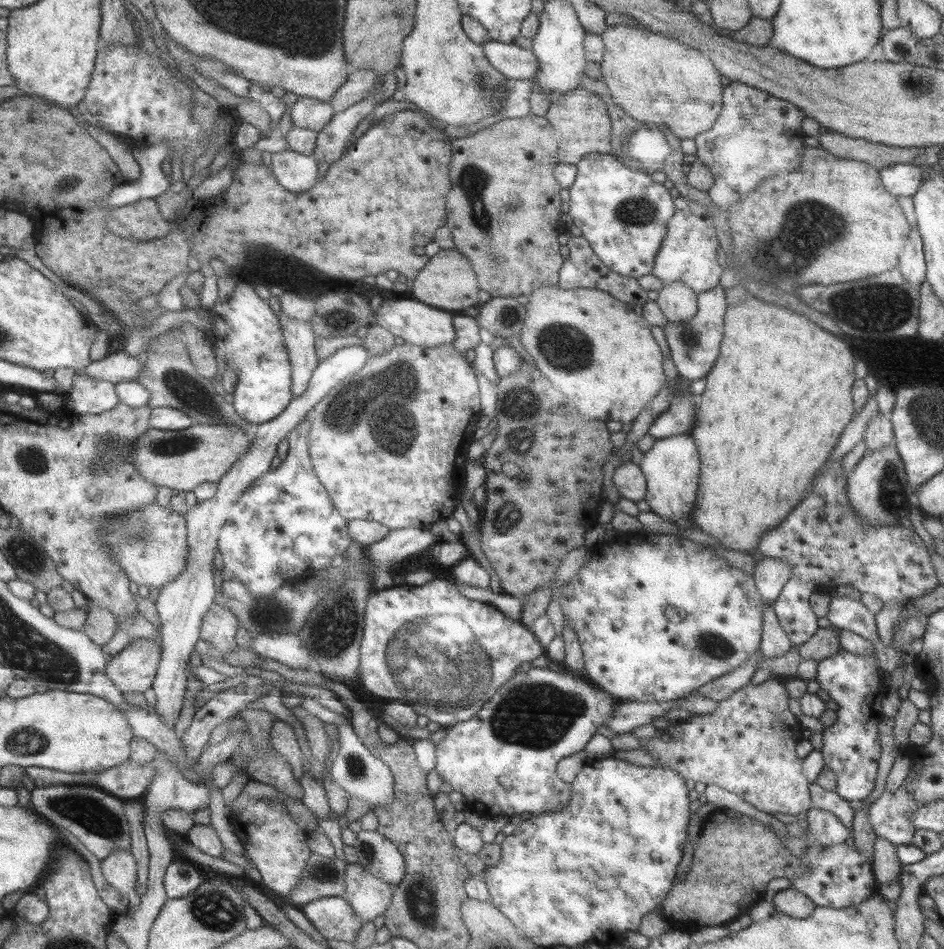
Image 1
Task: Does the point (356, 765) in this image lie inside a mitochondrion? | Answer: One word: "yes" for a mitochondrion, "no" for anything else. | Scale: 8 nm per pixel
yes

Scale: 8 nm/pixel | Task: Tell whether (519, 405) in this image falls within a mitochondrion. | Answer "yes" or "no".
yes

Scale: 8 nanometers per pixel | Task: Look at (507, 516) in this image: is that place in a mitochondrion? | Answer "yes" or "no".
yes

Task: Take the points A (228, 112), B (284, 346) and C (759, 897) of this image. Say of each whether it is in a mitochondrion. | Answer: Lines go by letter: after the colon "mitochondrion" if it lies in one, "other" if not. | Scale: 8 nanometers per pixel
A: other
B: other
C: other

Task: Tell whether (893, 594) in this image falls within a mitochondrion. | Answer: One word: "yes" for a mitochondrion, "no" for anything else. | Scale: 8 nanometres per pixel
no

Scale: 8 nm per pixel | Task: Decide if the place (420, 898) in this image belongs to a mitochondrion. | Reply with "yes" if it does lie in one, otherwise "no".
yes

